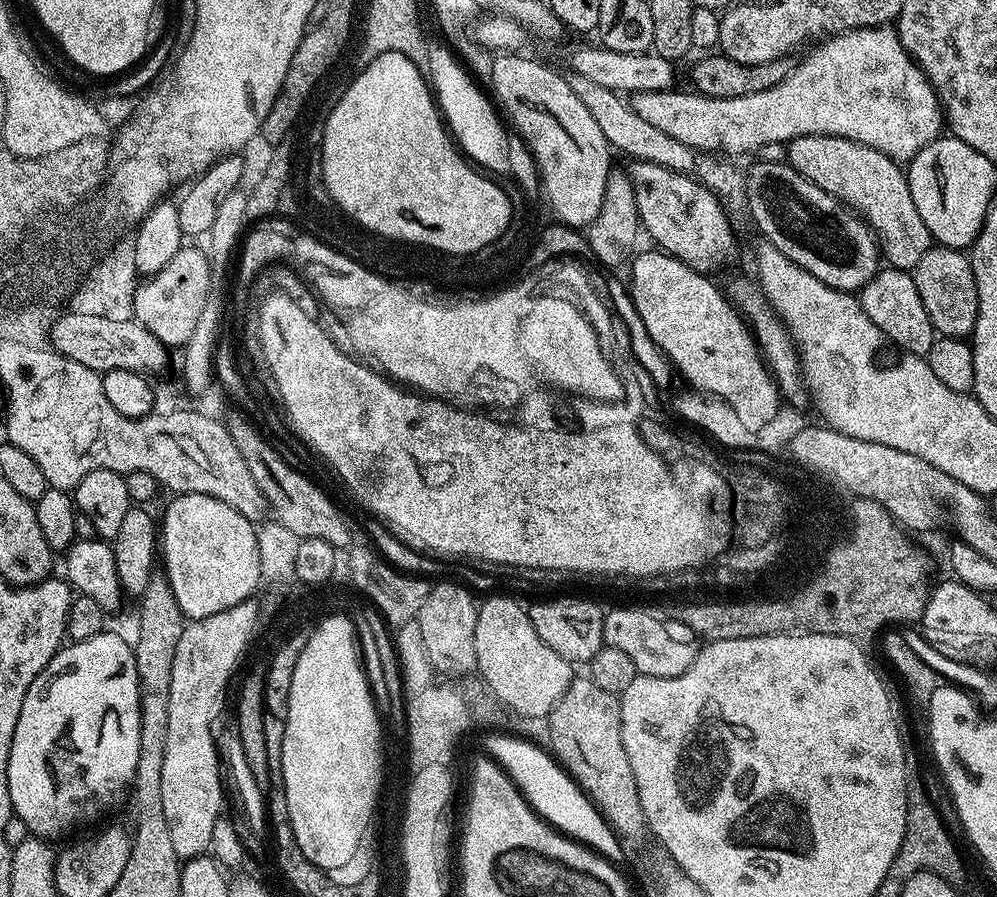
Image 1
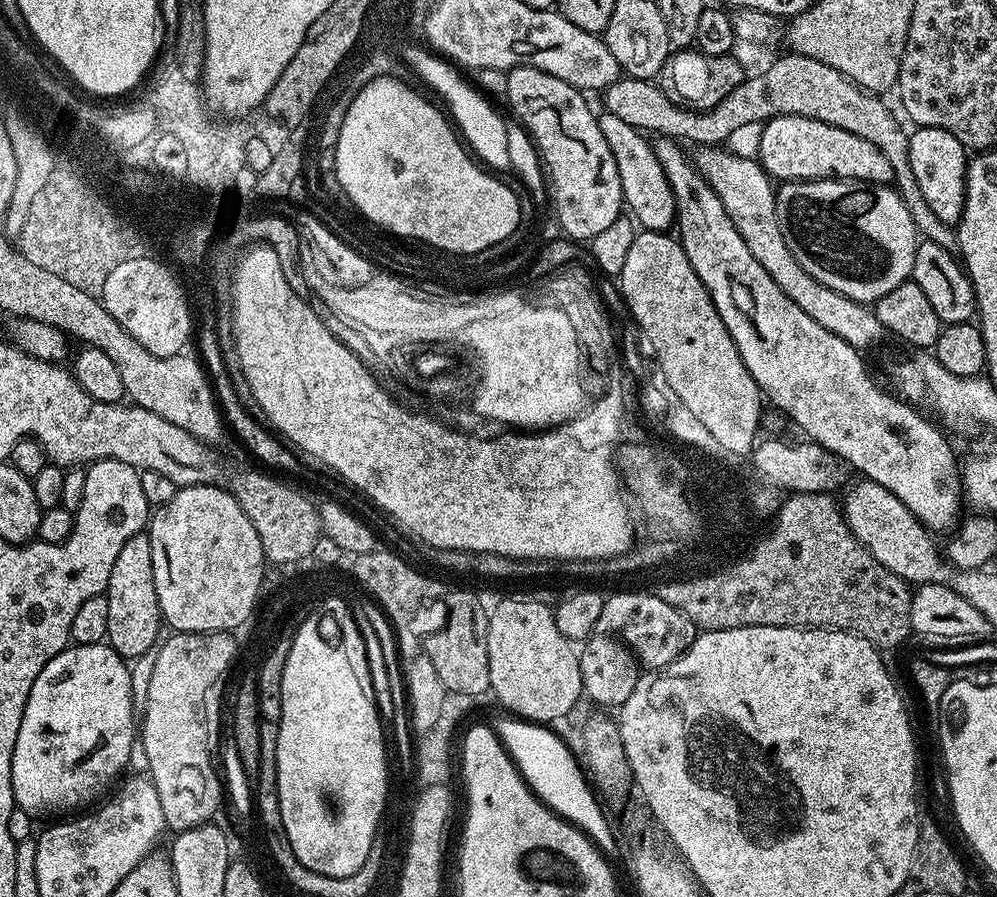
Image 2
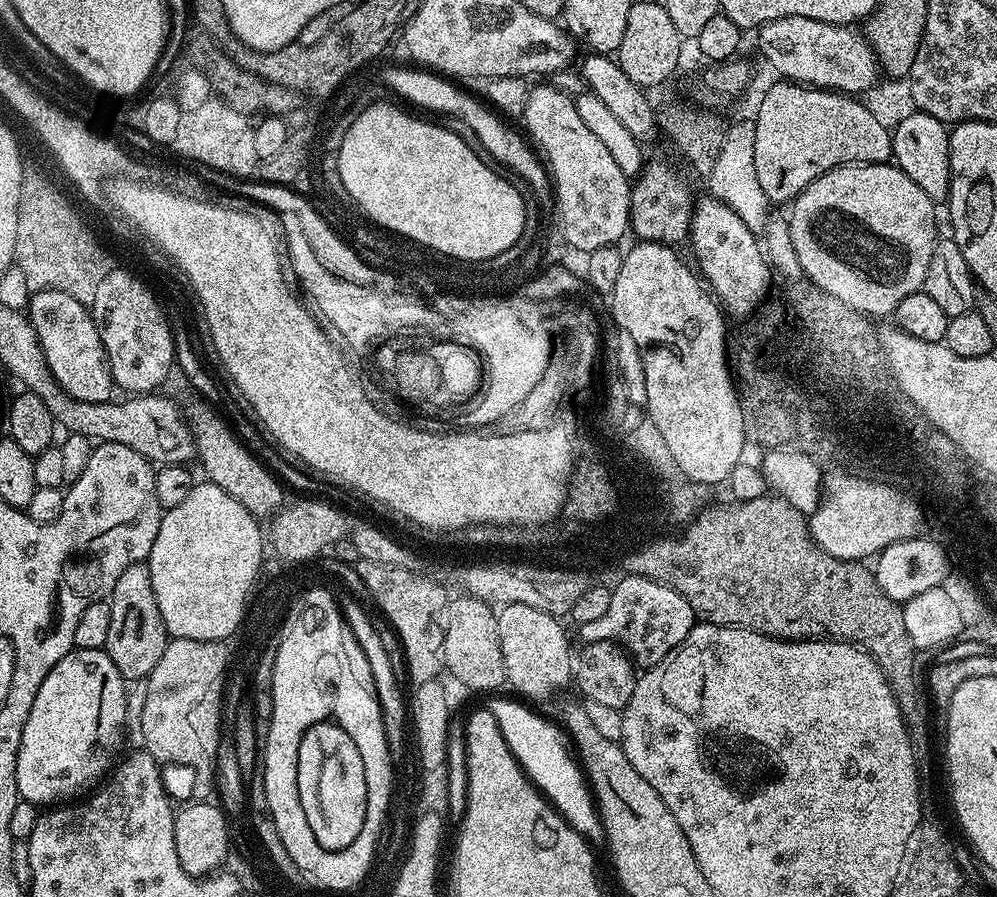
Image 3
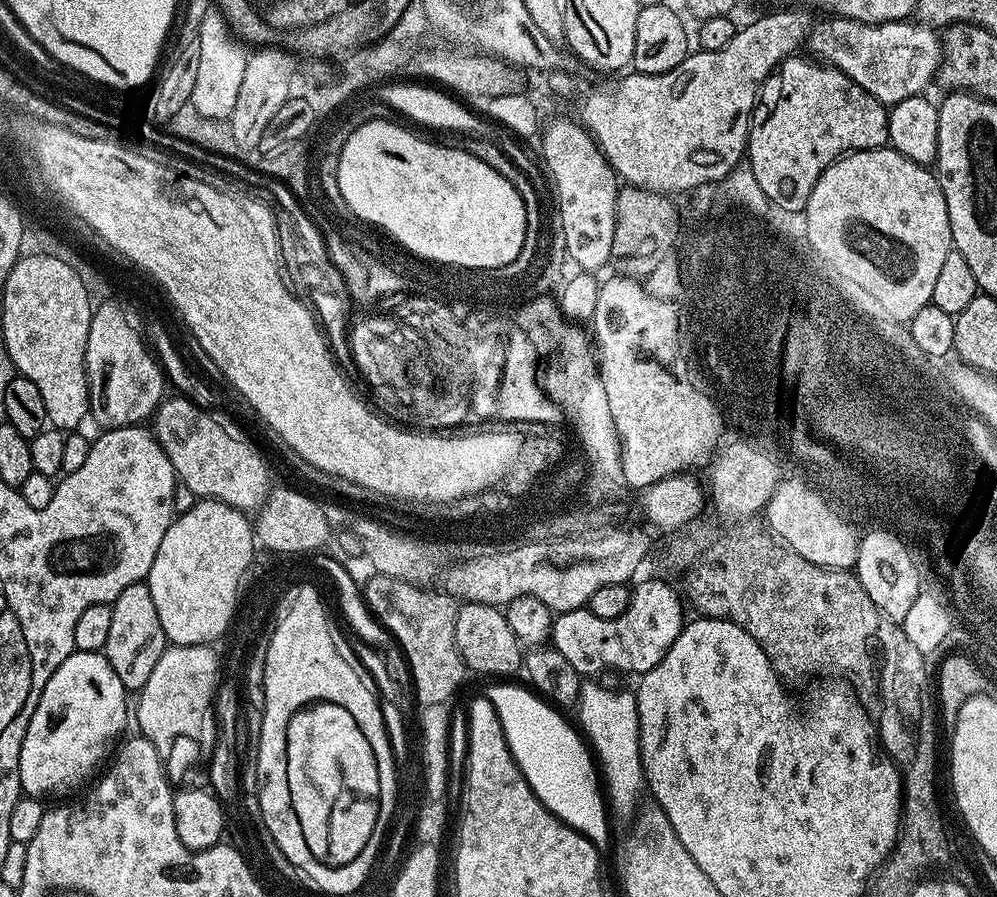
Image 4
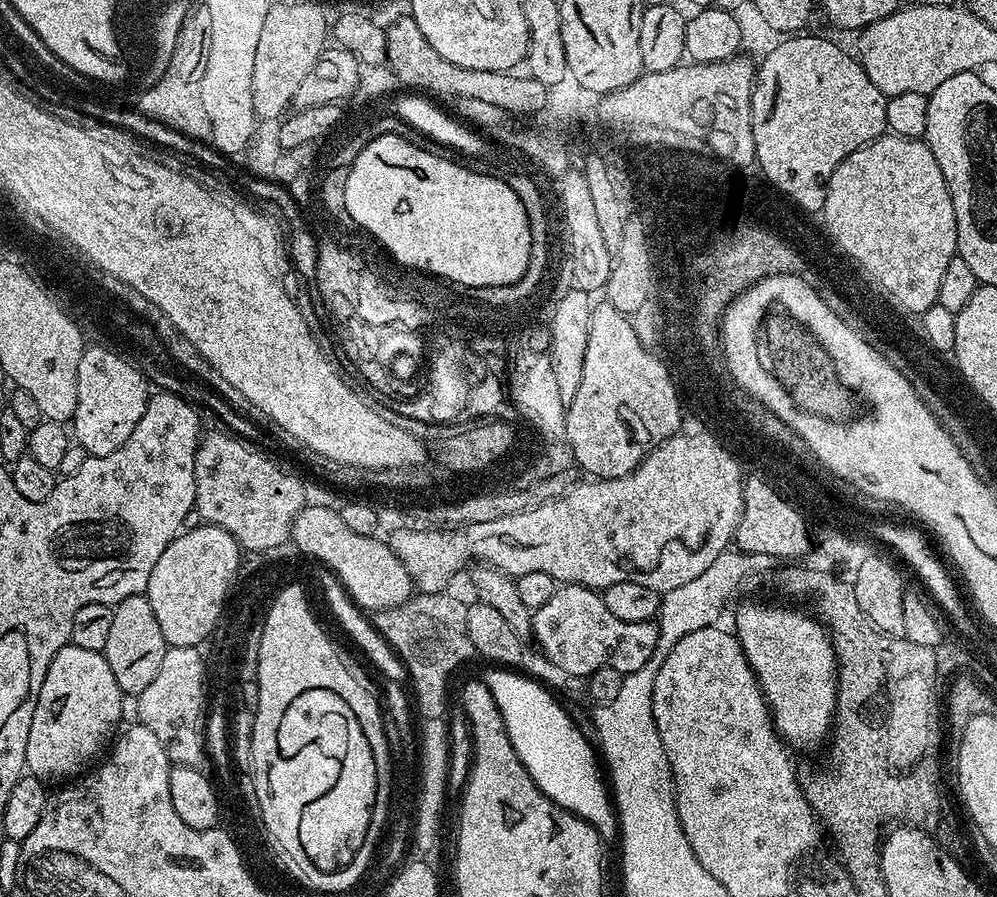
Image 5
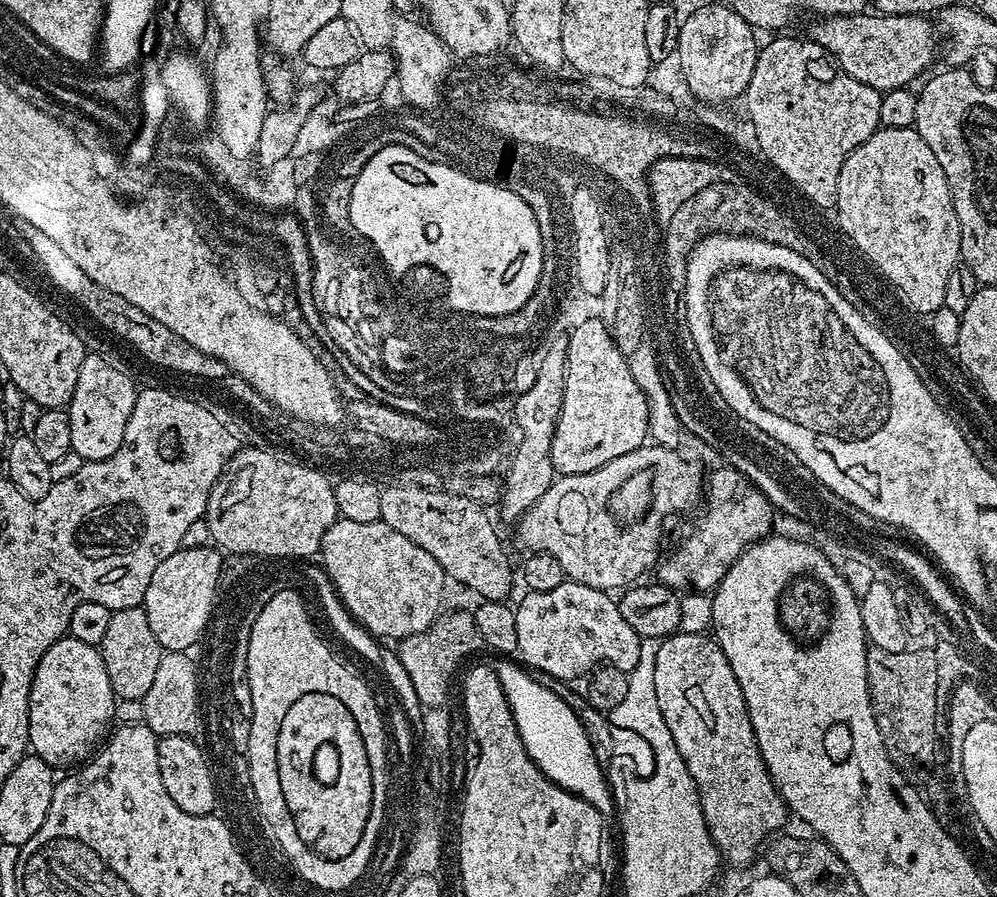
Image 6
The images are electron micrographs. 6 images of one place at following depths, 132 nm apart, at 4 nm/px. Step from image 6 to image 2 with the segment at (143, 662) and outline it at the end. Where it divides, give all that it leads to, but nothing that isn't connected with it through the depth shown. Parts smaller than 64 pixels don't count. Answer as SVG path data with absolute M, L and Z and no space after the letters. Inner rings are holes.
M147 534L130 538L130 542L122 546L118 559L114 561L114 570L110 570L106 595L110 610L110 618L106 622L108 647L125 658L144 656L148 651L149 655L161 639L162 617L158 594L154 590L154 554L150 554L150 538Z

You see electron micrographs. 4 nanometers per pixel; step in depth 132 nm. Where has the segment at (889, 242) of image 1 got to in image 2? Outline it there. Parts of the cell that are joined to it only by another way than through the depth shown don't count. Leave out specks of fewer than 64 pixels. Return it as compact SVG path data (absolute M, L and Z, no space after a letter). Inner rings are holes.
M778 116L764 124L758 163L776 182L863 180L888 184L893 179L890 162L873 142L838 126L800 116Z

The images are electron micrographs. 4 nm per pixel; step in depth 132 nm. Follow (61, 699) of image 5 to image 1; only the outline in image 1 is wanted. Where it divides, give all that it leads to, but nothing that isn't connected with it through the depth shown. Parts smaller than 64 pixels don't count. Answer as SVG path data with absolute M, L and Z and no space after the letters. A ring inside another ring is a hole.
M105 630L85 640L77 640L61 647L51 662L34 678L30 690L26 690L26 702L22 702L22 714L18 714L18 726L14 730L14 742L10 746L10 762L8 763L8 785L10 786L10 802L15 816L26 822L29 833L49 842L55 836L71 830L75 824L88 824L96 820L107 808L120 804L129 795L132 779L136 776L138 762L138 734L140 733L140 683L138 670L135 669L133 645L128 644L111 630Z

